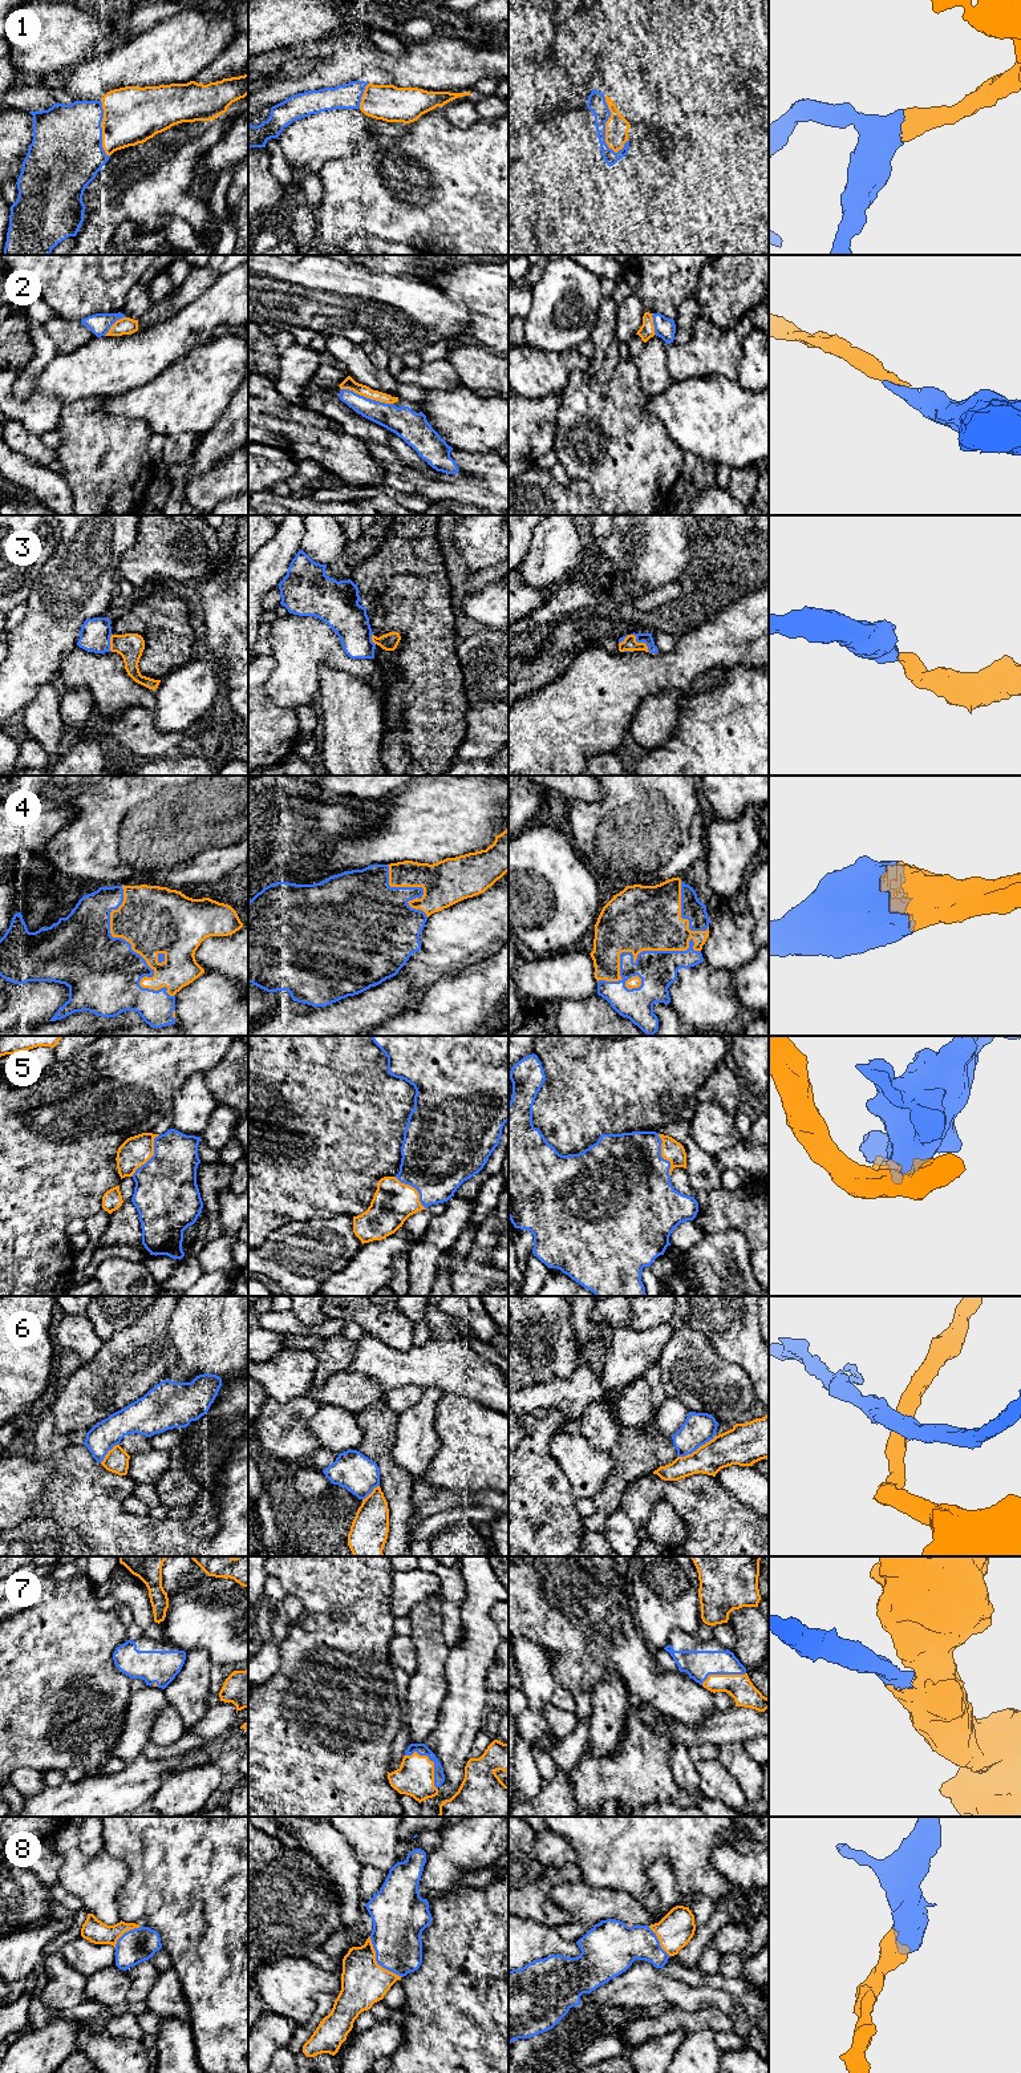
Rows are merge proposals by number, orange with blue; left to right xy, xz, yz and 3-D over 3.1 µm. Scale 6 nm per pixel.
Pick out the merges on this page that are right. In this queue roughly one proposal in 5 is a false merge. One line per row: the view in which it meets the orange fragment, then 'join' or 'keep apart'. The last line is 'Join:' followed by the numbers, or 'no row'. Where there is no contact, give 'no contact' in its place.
1: meets orange in yz; join
2: meets orange in xz; join
3: meets orange in yz; join
4: meets orange in xy; join
5: meets orange in xy; join
6: meets orange in yz; keep apart
7: meets orange in xz; join
8: meets orange in xz; join
Join: 1, 2, 3, 4, 5, 7, 8

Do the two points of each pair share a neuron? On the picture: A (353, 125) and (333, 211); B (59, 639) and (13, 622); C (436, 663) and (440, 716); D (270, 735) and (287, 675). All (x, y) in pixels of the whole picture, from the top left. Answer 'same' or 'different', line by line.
A: different
B: different
C: same
D: different

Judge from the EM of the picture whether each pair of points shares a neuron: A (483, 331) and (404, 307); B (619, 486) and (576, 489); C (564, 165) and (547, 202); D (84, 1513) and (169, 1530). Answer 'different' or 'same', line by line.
A: different
B: different
C: different
D: same

